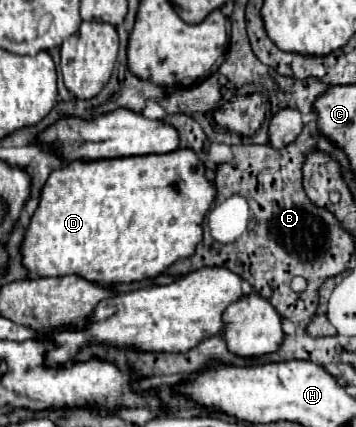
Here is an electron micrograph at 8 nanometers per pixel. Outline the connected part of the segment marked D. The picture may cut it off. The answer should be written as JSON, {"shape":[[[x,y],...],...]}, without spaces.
{"shape":[[[177,149],[163,155],[143,155],[143,157],[119,157],[119,159],[101,159],[101,161],[71,161],[67,167],[57,169],[49,175],[43,193],[41,203],[31,219],[31,225],[27,229],[25,241],[23,241],[23,263],[29,269],[31,277],[61,277],[61,275],[79,275],[87,281],[113,285],[113,283],[133,283],[141,279],[155,279],[161,275],[169,265],[173,265],[181,257],[191,257],[195,253],[195,247],[203,239],[203,219],[209,211],[211,203],[215,201],[215,187],[205,177],[205,165],[199,161],[197,153],[191,149]]]}

